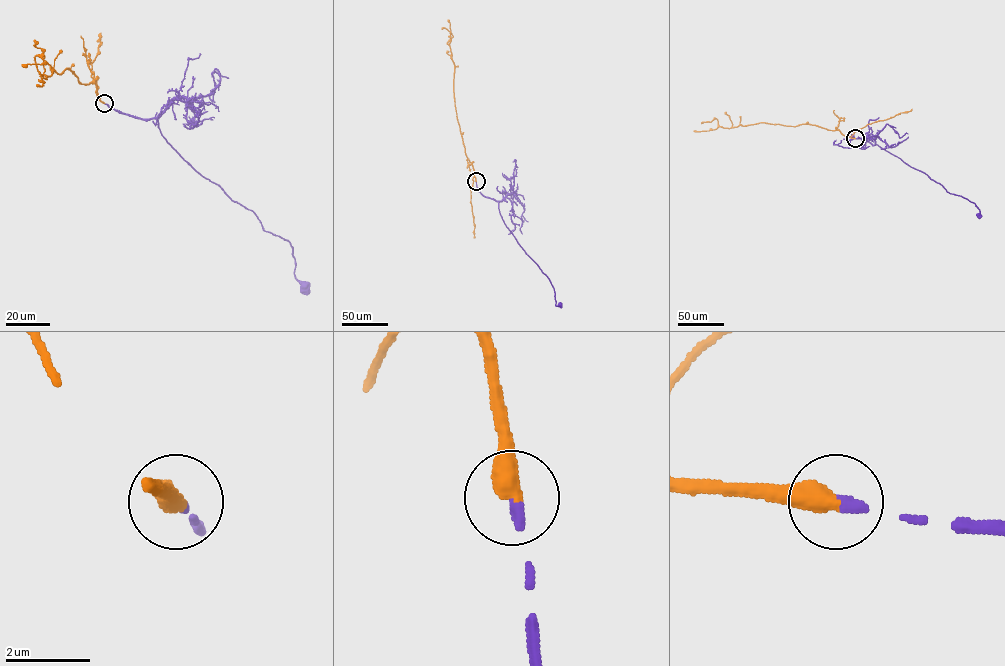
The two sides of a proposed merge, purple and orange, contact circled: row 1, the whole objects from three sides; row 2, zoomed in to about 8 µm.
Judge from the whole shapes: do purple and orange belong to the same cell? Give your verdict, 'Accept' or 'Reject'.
Accept

